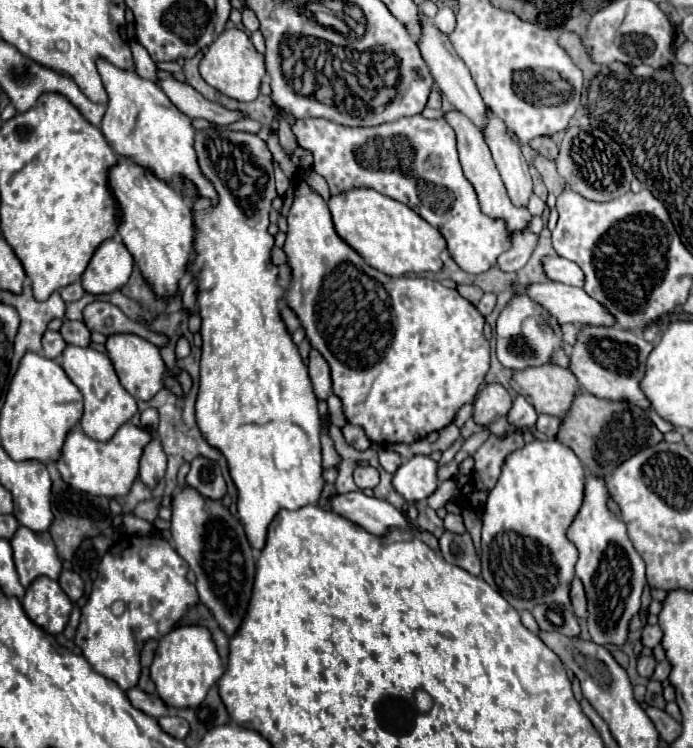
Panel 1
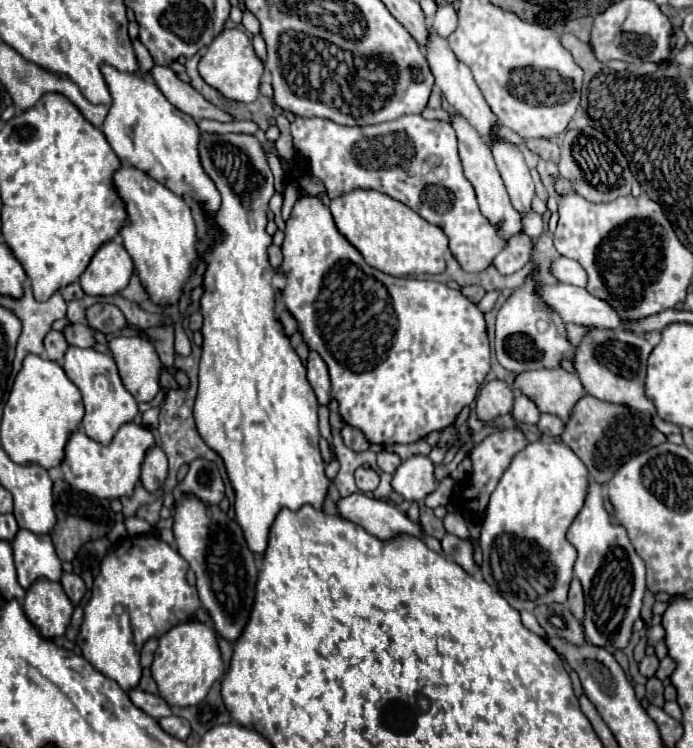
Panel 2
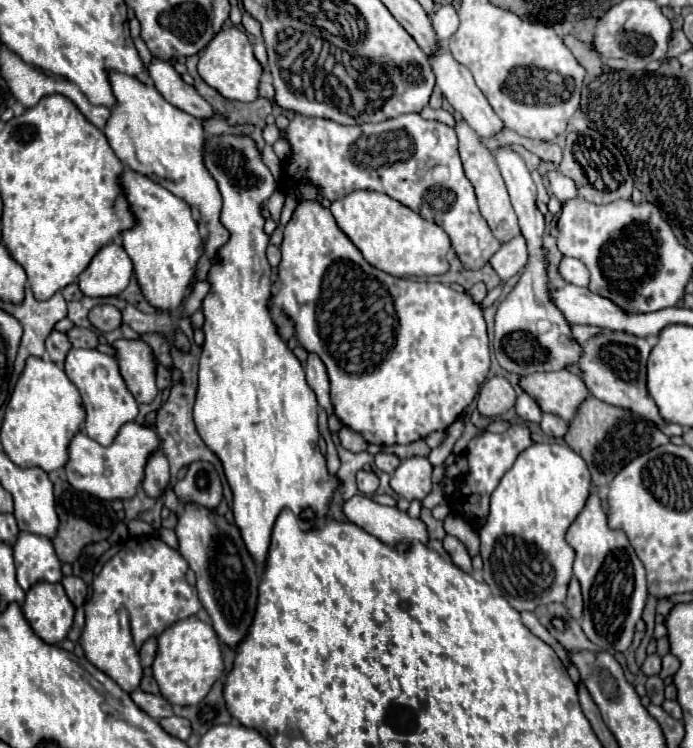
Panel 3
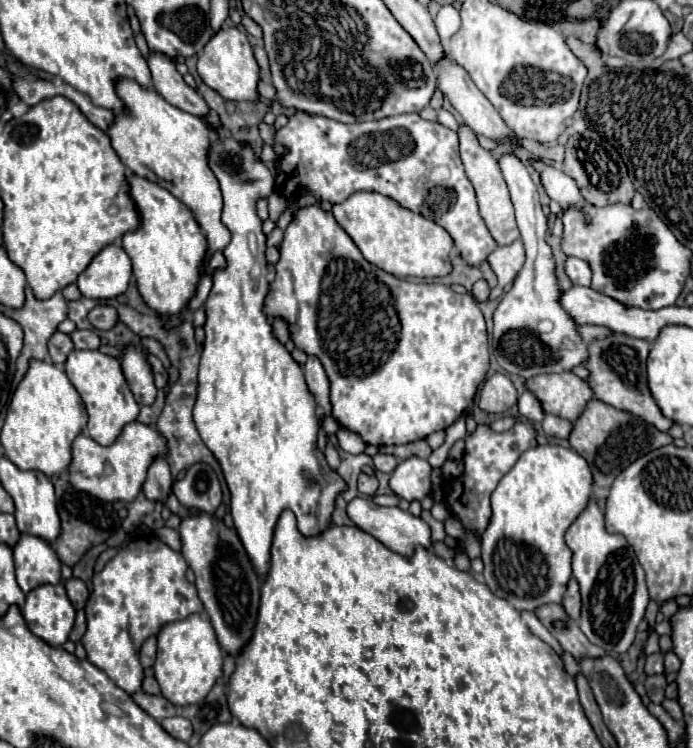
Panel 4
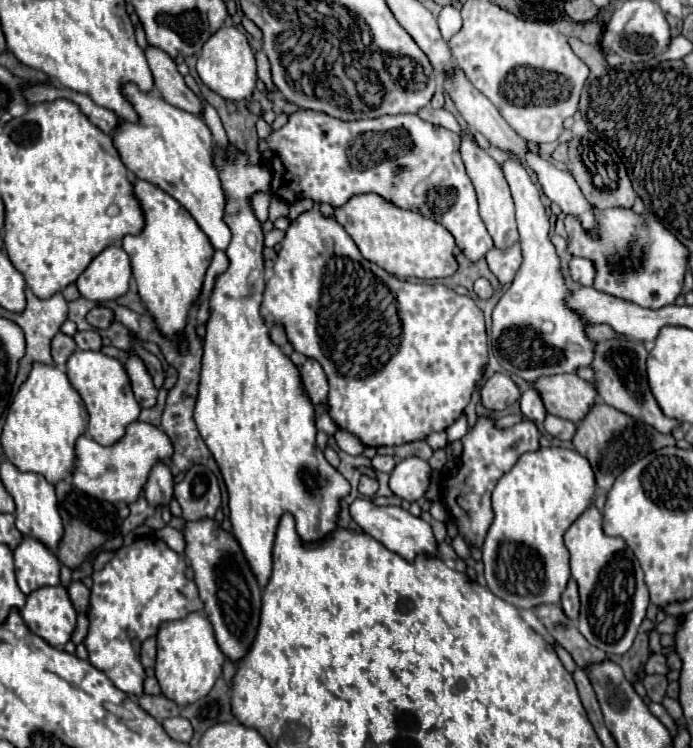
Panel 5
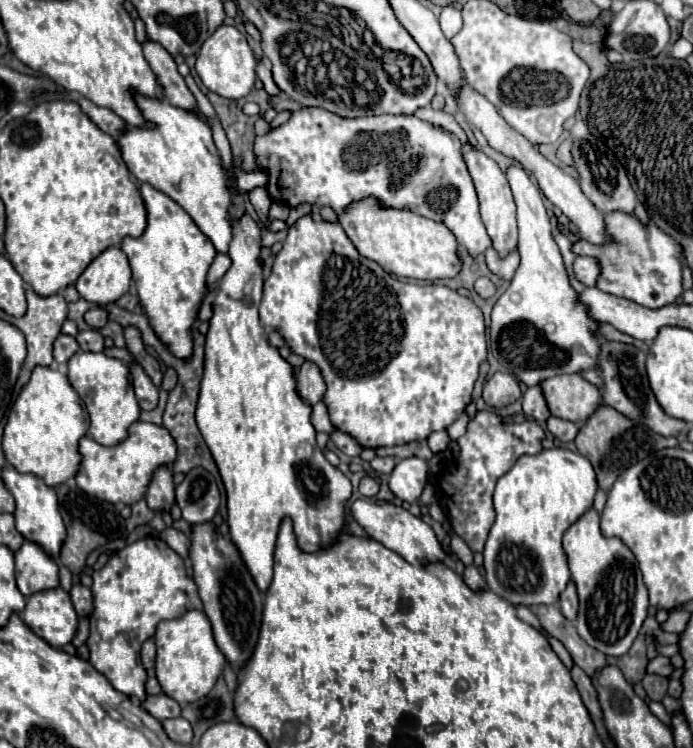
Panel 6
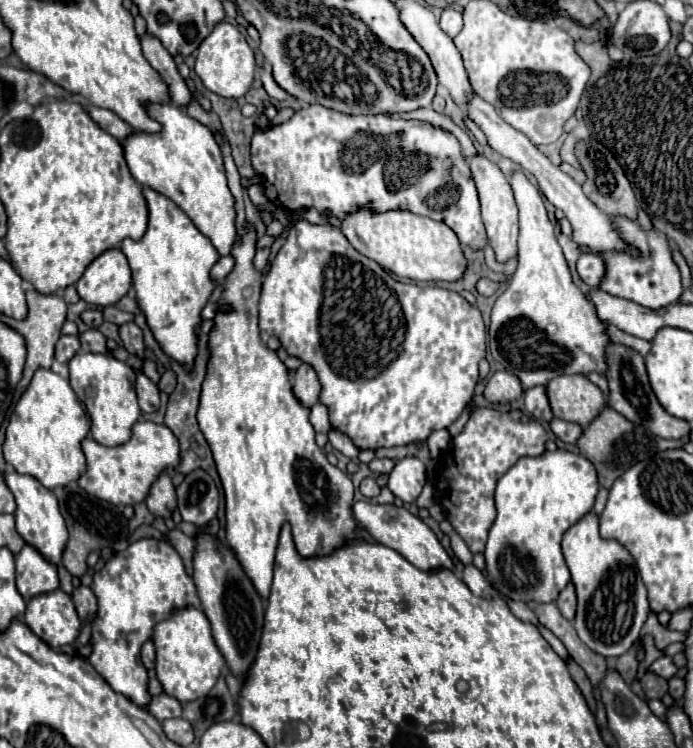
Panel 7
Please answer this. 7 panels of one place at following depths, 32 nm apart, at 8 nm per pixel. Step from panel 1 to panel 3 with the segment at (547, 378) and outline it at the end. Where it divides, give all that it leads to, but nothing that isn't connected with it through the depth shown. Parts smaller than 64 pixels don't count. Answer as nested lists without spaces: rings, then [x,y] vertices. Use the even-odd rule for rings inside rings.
[[[560,370],[560,372],[534,372],[532,376],[520,376],[520,388],[538,402],[542,412],[556,414],[556,416],[560,416],[566,422],[570,422],[574,418],[580,402],[590,396],[590,392],[584,386],[582,378],[572,374],[572,372],[568,372],[568,370]]]

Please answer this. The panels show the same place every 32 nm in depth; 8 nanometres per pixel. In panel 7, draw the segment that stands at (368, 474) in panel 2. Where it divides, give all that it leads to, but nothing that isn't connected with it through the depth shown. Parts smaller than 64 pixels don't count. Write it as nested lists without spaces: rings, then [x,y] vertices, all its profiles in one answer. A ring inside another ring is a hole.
[[[364,478],[362,484],[360,484],[360,492],[366,496],[366,498],[376,498],[380,494],[380,486],[374,478]]]

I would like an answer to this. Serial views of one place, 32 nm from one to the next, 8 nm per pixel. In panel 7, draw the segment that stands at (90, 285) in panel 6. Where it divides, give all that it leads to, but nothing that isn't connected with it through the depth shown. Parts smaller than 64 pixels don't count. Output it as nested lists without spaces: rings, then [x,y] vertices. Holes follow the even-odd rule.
[[[110,248],[100,254],[76,282],[82,300],[94,306],[116,304],[130,290],[130,268],[120,248]]]

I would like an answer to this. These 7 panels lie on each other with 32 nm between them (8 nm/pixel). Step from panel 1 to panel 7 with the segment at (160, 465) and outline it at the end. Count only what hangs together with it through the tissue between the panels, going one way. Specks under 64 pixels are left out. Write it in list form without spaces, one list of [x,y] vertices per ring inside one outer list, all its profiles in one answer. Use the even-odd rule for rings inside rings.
[[[162,472],[152,484],[146,498],[146,506],[156,516],[162,516],[162,518],[172,516],[172,510],[176,508],[176,492],[174,492],[174,484],[168,472]]]

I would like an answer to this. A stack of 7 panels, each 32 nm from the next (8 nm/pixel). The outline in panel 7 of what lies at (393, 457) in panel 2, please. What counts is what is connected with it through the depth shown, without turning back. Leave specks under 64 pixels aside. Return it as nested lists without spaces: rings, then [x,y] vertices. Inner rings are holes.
[[[374,458],[368,466],[370,466],[370,470],[372,472],[376,472],[376,474],[390,474],[390,470],[394,468],[394,460],[390,460],[390,458]]]

